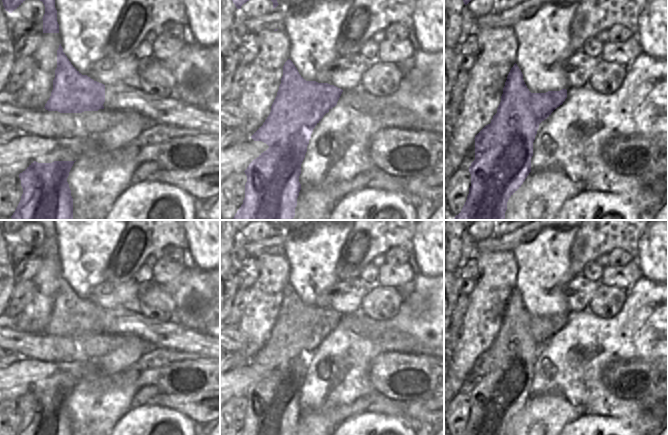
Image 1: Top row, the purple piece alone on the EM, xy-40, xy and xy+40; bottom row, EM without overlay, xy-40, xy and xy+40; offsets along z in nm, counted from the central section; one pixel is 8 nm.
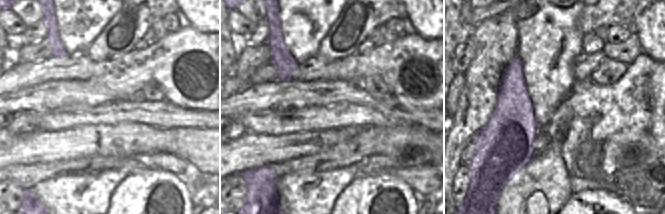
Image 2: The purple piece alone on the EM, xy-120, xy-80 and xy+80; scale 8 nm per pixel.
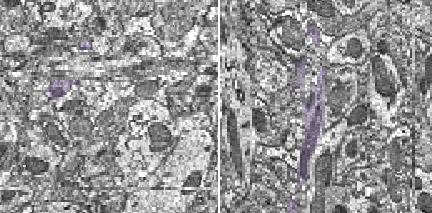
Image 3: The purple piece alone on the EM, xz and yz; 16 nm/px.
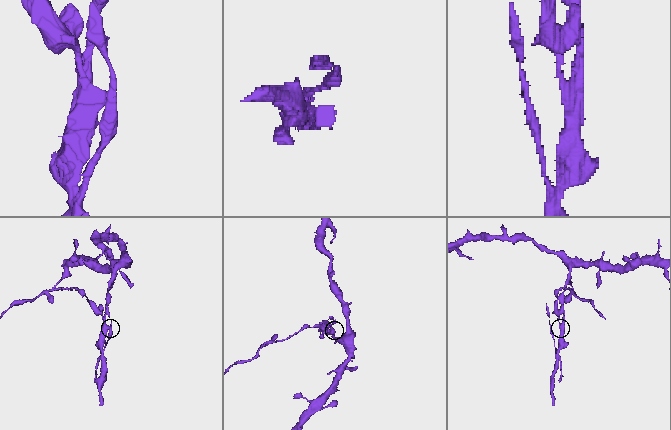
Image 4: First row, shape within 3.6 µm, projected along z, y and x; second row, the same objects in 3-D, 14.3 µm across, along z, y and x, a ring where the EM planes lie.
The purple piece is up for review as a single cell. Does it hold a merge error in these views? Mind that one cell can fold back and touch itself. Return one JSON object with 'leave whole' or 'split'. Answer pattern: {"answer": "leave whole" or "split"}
{"answer": "split"}

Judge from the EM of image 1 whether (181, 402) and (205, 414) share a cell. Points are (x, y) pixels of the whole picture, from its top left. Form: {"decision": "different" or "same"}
{"decision": "same"}

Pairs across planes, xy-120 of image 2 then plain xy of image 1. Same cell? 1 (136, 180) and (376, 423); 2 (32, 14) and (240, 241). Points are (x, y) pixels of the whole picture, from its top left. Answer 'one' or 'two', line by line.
1: one
2: two

